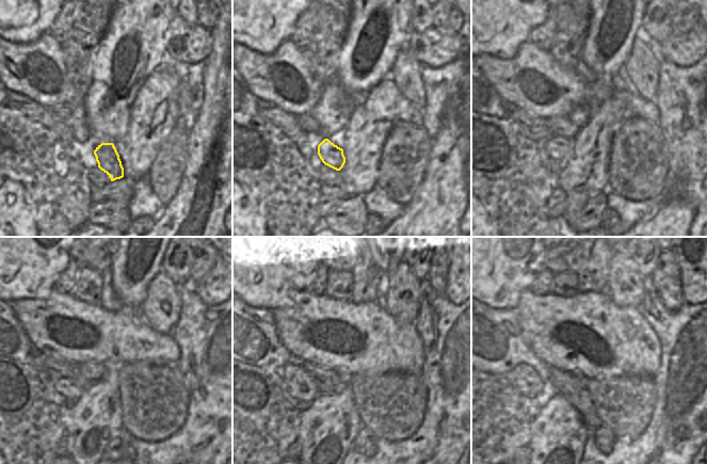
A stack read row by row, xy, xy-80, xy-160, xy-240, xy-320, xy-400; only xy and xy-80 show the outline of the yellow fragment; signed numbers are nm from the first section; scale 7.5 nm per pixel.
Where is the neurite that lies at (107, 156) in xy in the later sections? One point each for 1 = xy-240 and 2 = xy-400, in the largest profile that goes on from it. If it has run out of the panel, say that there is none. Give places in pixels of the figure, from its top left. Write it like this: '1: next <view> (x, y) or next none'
1: next xy-240 (68, 388)
2: next xy-400 (524, 378)

